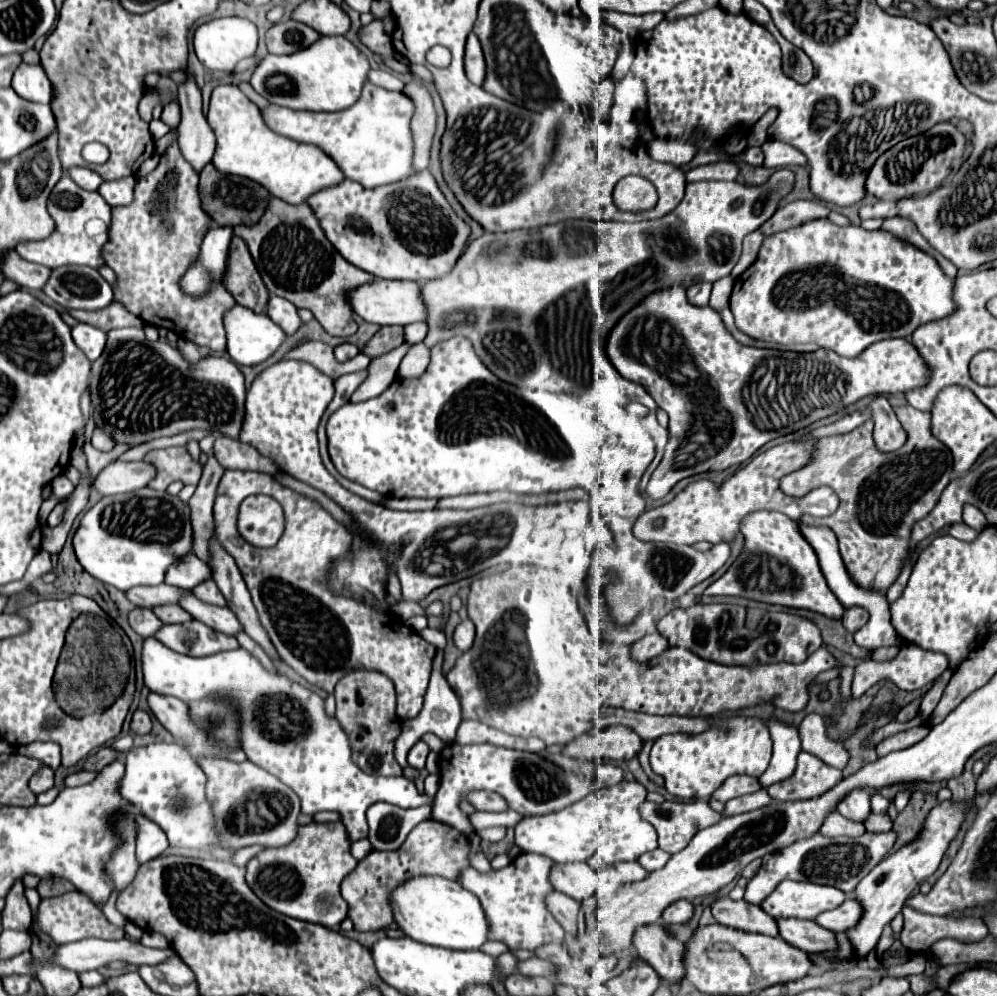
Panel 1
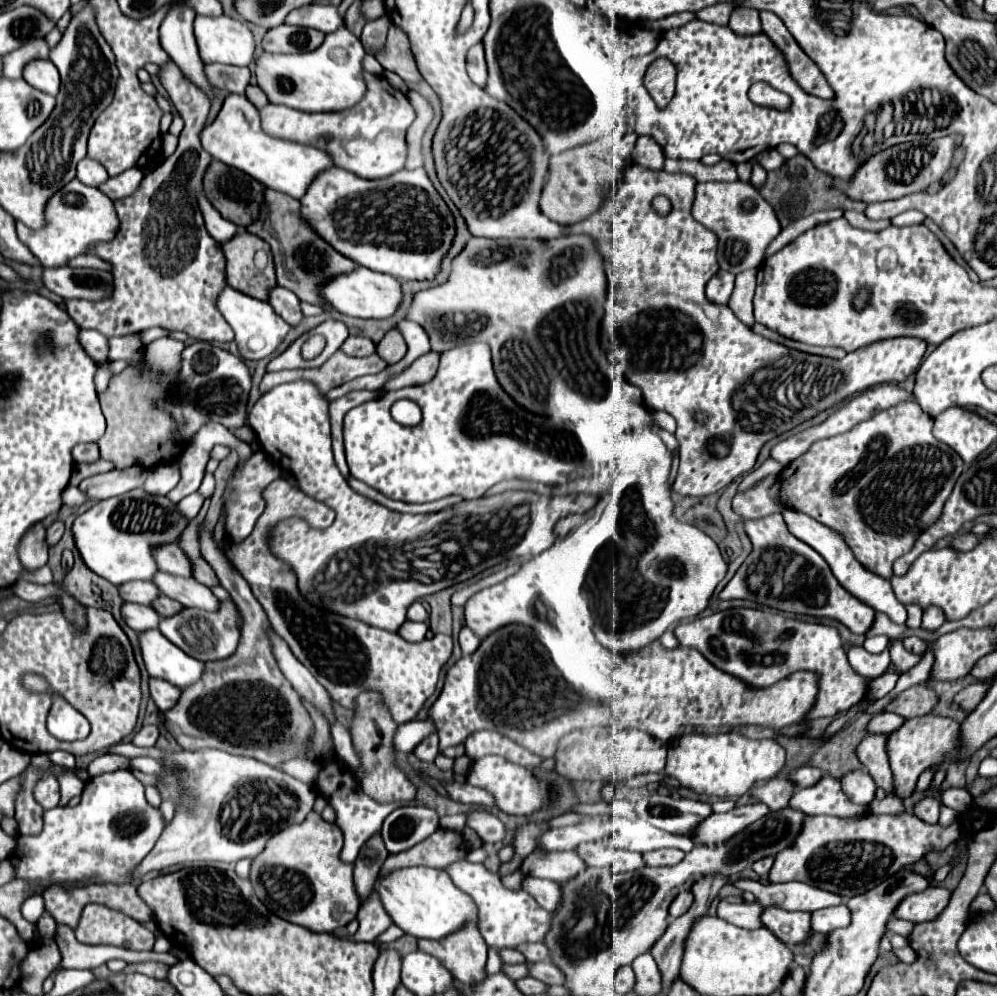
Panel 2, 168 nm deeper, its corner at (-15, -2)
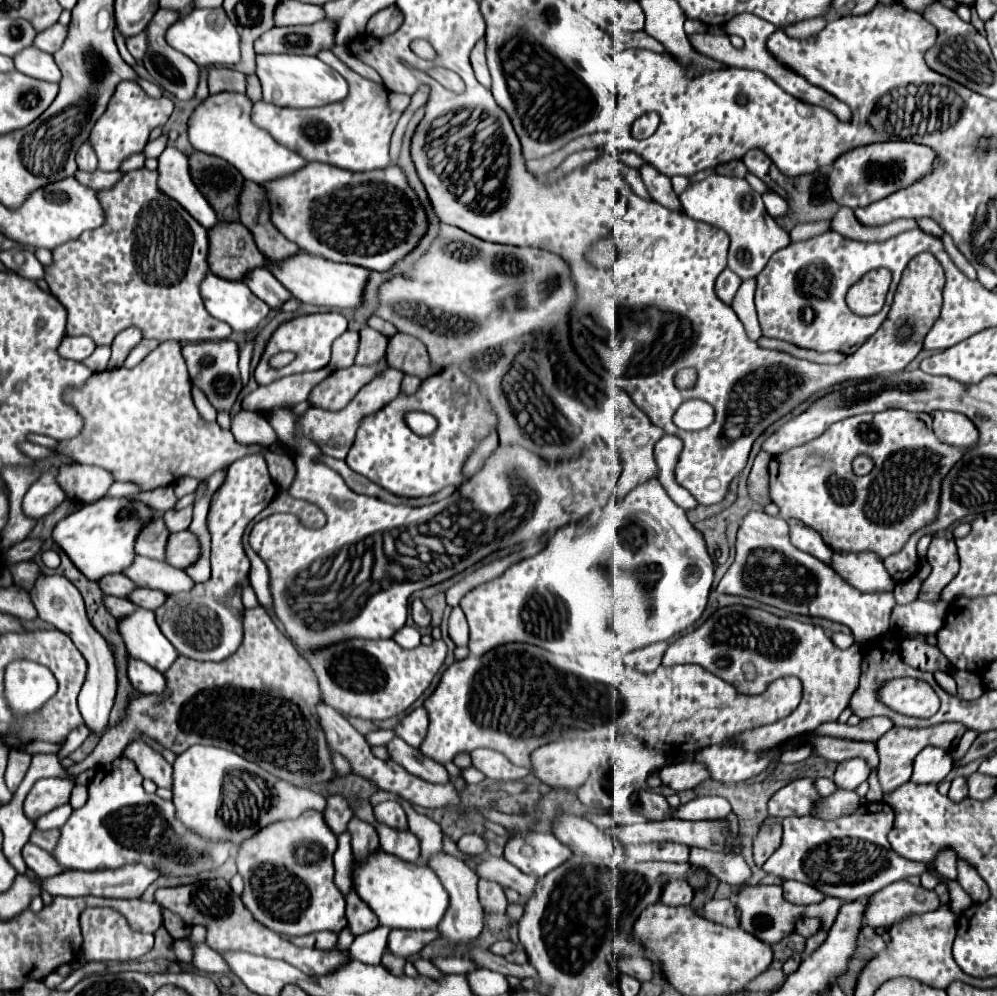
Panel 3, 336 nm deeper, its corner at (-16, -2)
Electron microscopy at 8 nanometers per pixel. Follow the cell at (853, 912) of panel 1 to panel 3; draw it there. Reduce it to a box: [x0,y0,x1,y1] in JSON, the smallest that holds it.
[794,917,820,937]

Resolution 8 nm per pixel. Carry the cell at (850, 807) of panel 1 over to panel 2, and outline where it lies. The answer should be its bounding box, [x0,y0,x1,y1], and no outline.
[841,771,877,807]

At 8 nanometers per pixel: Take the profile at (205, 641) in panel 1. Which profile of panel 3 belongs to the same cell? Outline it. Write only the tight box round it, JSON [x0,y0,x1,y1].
[156,455,278,661]

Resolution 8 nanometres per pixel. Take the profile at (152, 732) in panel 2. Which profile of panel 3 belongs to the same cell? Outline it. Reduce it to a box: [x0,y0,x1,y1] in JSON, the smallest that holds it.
[124,741,172,789]

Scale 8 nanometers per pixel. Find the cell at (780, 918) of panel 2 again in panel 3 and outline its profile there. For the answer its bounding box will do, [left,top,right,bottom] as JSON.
[734,883,842,957]

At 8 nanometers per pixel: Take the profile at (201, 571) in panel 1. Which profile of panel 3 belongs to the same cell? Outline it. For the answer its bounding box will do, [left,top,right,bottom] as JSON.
[134,517,170,561]

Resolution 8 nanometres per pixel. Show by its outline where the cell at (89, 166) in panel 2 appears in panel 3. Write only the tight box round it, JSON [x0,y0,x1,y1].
[76,141,98,171]

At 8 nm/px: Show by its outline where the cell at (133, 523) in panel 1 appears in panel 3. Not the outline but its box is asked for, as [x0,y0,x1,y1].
[52,497,154,581]

